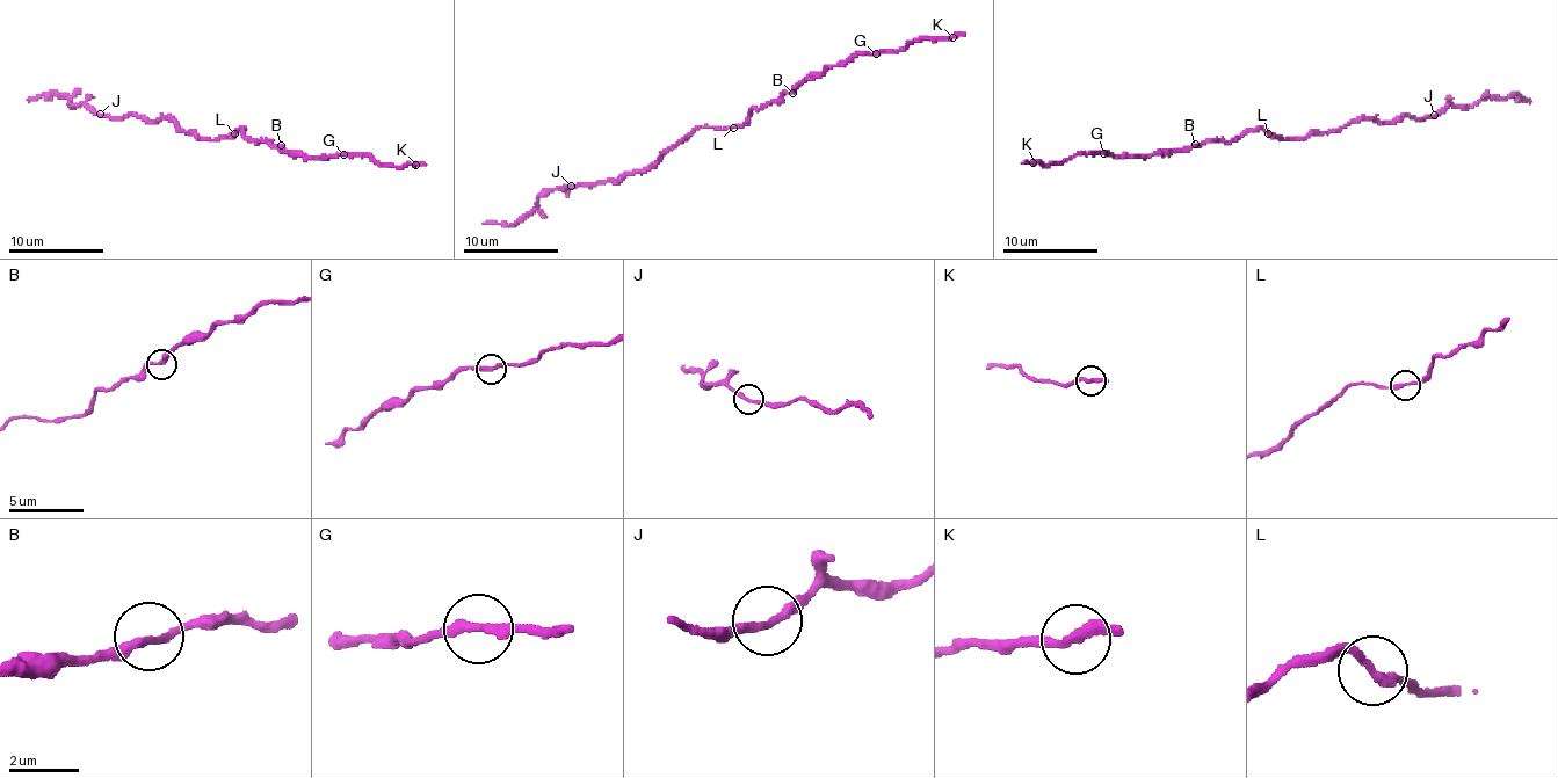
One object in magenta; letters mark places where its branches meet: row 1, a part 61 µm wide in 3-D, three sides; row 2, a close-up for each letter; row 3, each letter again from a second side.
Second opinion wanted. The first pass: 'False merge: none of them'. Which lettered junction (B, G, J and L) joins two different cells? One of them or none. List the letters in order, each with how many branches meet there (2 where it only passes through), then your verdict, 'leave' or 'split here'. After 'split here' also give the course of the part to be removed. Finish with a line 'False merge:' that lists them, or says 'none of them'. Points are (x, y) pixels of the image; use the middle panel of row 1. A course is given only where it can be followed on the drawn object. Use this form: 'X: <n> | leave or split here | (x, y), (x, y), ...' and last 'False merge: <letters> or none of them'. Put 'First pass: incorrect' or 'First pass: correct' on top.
First pass: correct
B: 2 | leave
G: 2 | leave
J: 2 | leave
L: 2 | leave
False merge: none of them

